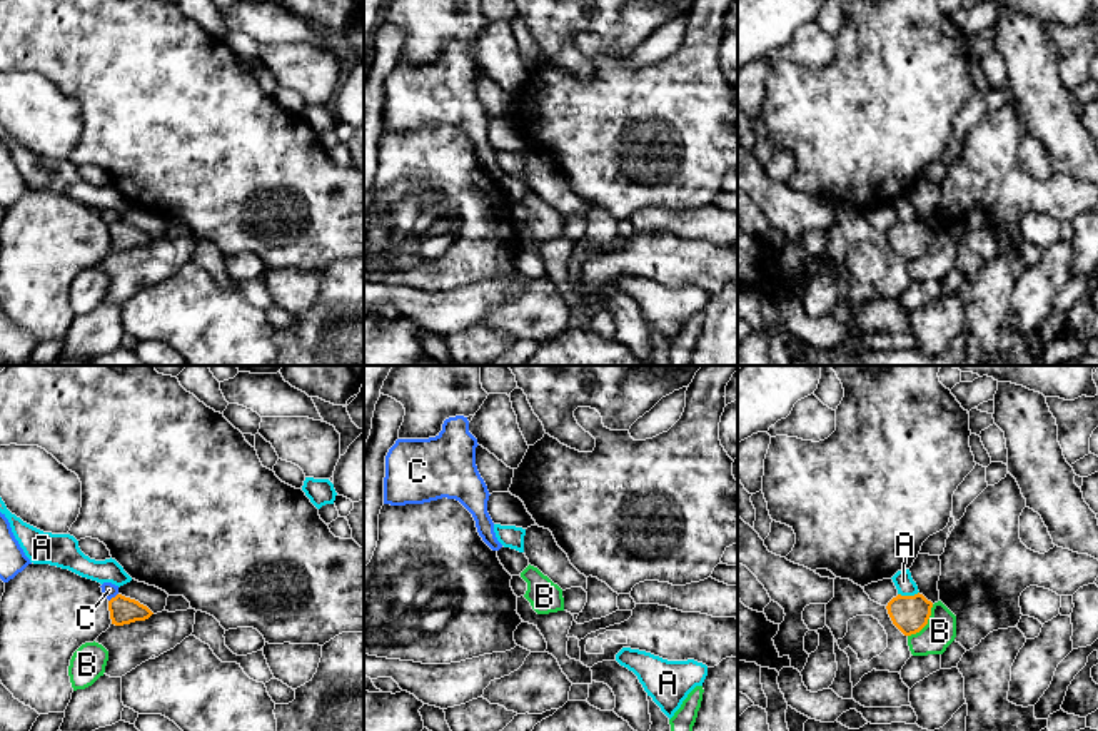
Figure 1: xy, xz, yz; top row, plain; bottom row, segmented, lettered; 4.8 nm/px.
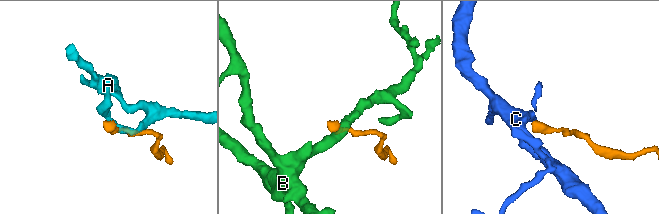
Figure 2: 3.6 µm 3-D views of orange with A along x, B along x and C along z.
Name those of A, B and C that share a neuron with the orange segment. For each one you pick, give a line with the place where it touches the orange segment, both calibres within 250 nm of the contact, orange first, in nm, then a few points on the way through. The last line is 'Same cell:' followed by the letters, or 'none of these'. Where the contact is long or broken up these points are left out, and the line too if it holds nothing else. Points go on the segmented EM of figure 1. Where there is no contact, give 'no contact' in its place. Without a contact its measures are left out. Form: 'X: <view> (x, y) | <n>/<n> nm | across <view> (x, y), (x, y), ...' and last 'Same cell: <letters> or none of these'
Same cell: none of these

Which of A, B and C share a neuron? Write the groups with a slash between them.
A / B / C

